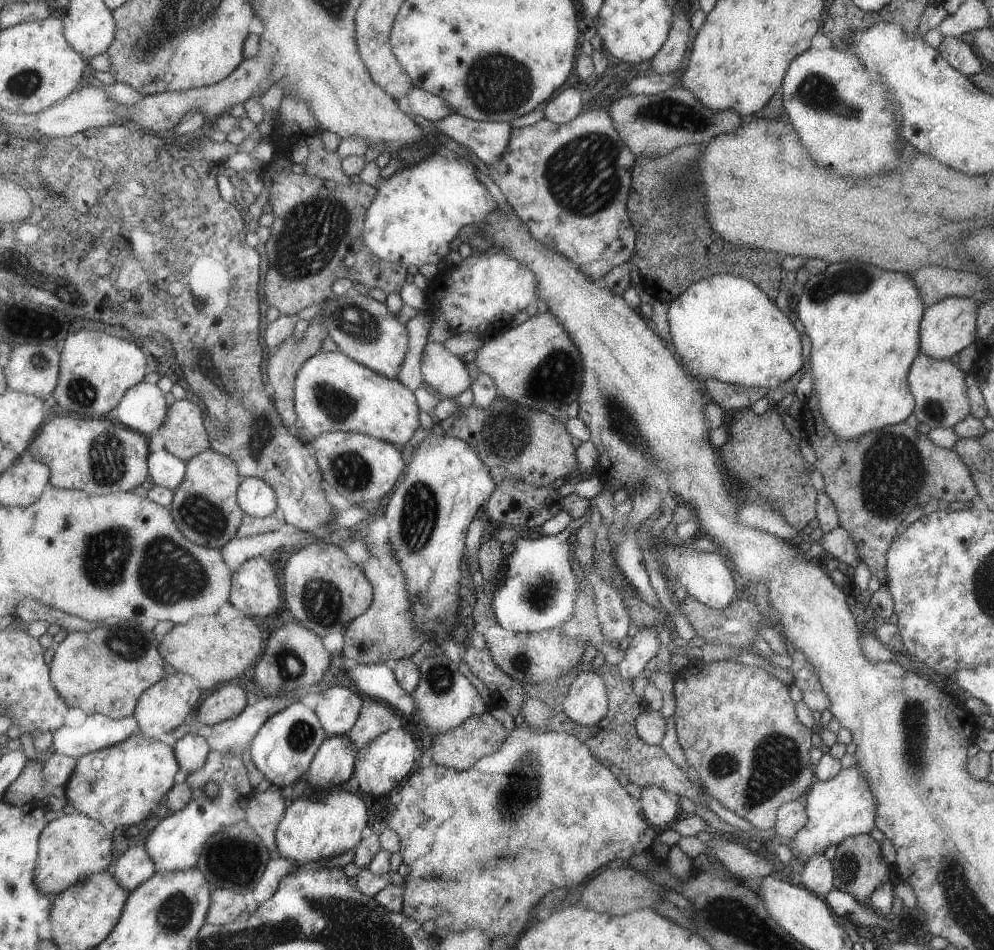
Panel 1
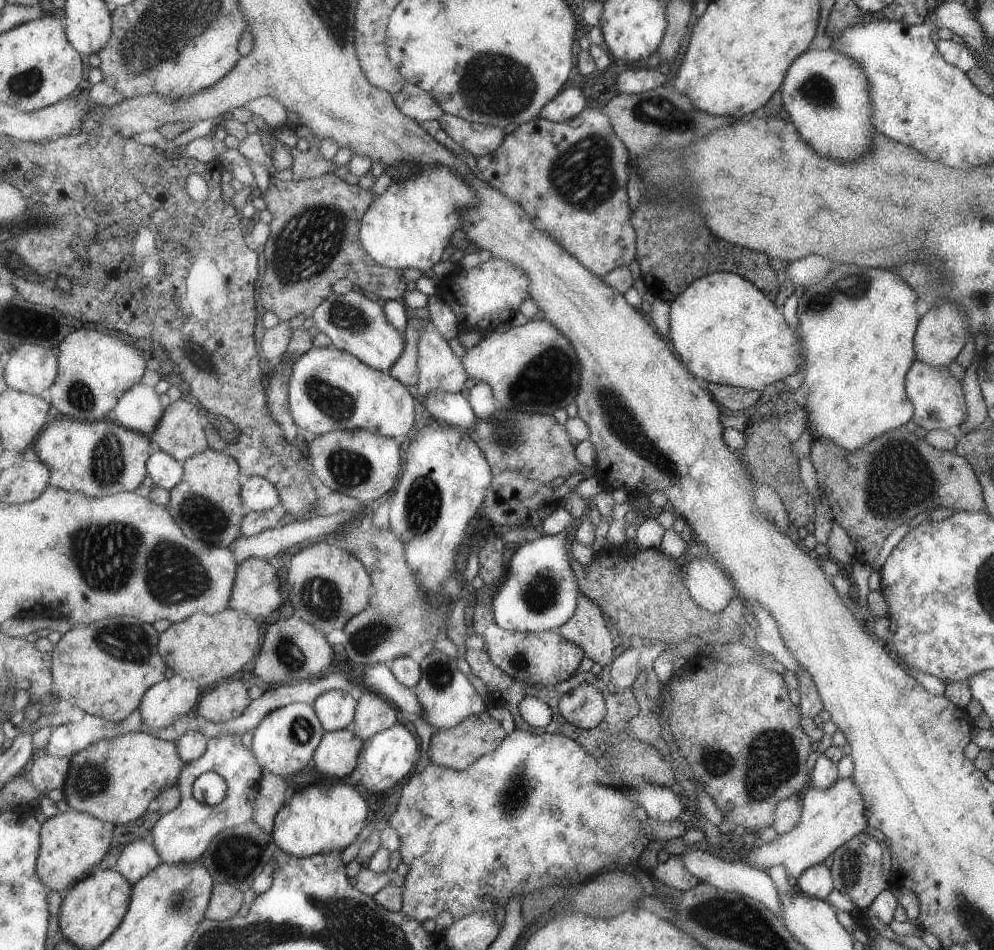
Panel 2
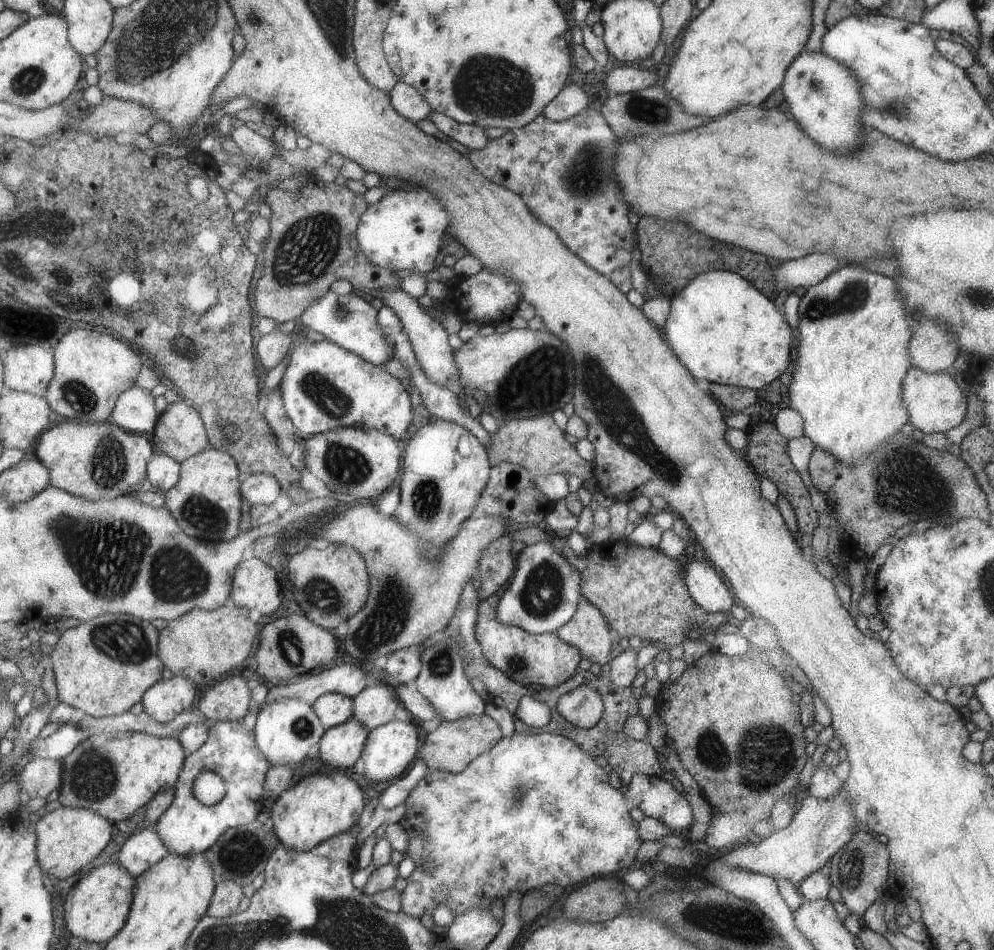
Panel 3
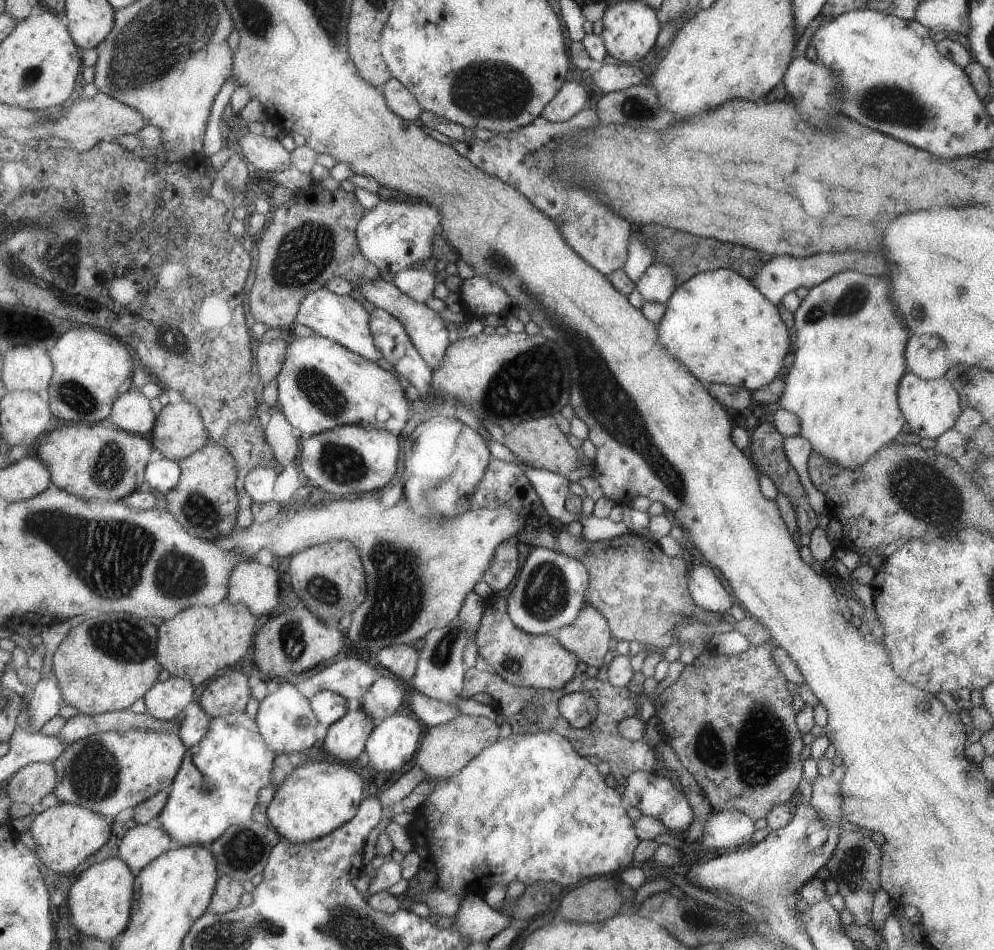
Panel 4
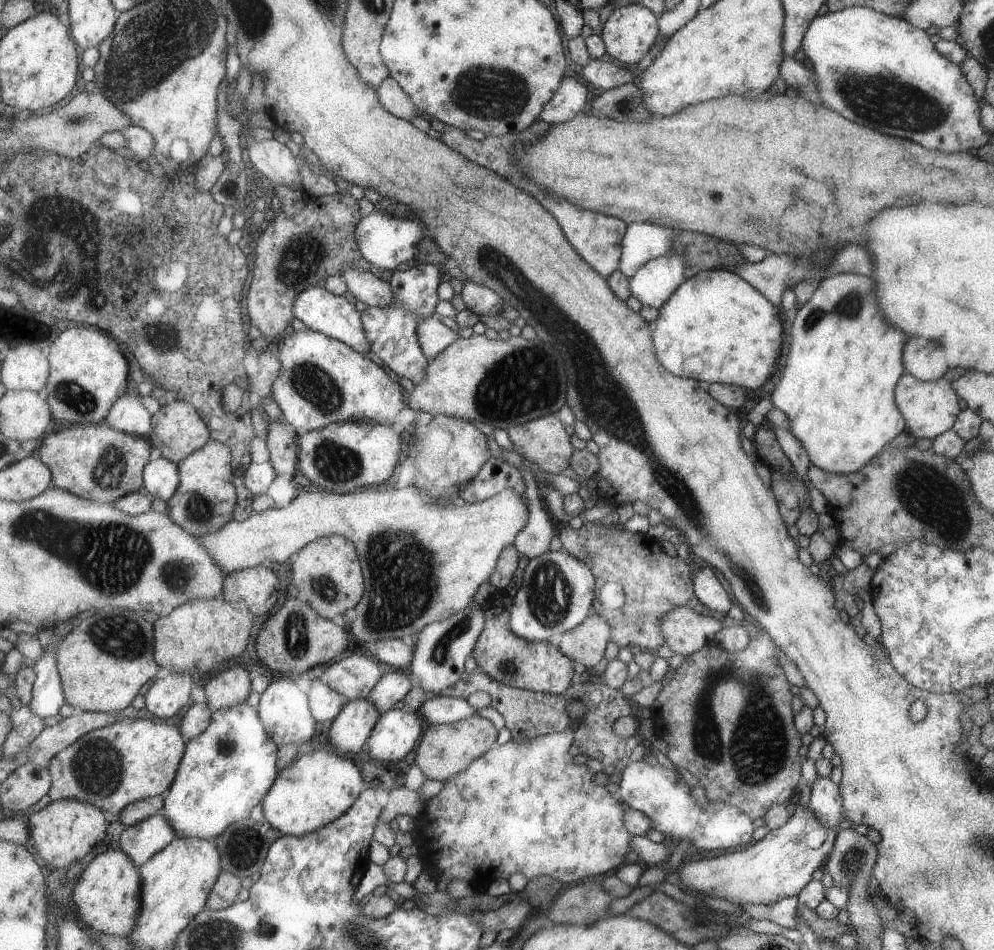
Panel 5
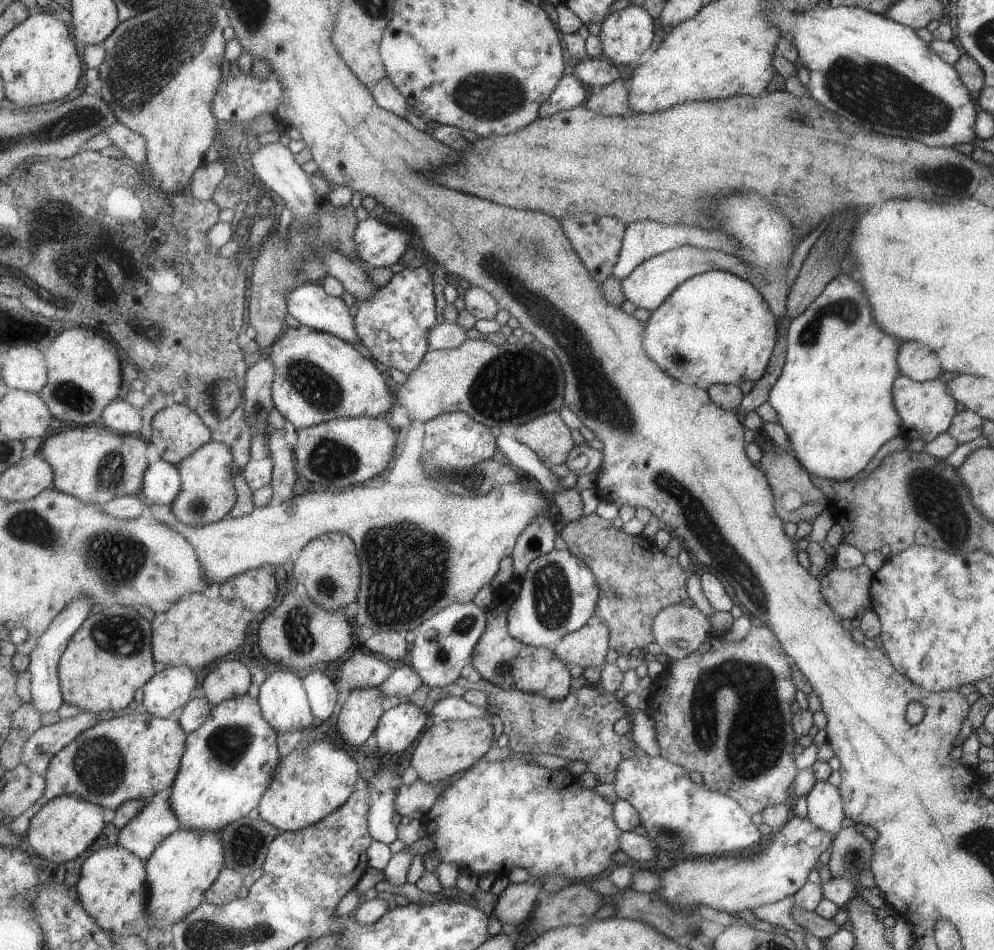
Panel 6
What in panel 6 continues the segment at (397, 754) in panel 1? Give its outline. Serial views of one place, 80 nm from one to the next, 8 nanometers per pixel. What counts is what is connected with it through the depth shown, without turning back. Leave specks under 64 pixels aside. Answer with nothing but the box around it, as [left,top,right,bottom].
[374,698,429,754]

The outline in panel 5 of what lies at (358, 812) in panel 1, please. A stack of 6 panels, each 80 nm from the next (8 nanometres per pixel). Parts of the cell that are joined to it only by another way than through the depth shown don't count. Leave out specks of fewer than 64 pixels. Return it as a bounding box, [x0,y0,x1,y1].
[262,750,364,836]

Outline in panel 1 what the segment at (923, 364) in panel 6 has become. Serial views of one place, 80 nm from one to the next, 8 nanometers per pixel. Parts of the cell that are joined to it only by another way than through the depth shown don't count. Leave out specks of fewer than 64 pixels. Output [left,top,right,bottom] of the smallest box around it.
[919,296,977,359]

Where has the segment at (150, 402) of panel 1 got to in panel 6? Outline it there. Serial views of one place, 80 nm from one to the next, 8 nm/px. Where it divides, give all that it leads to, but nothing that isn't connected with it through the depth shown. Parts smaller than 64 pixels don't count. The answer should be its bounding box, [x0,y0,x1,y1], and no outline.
[101,396,144,436]

